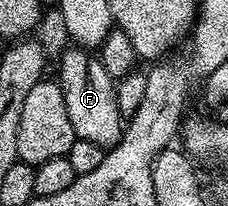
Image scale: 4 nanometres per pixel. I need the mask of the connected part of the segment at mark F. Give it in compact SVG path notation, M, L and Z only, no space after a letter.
M69 46L58 61L60 76L58 83L64 91L66 98L66 114L70 114L70 126L74 126L74 134L77 140L94 142L94 146L102 146L106 150L113 148L120 137L124 135L126 127L125 121L118 110L118 98L116 97L116 86L110 74L106 74L106 66L102 66L99 55L93 54L87 48L79 46Z

